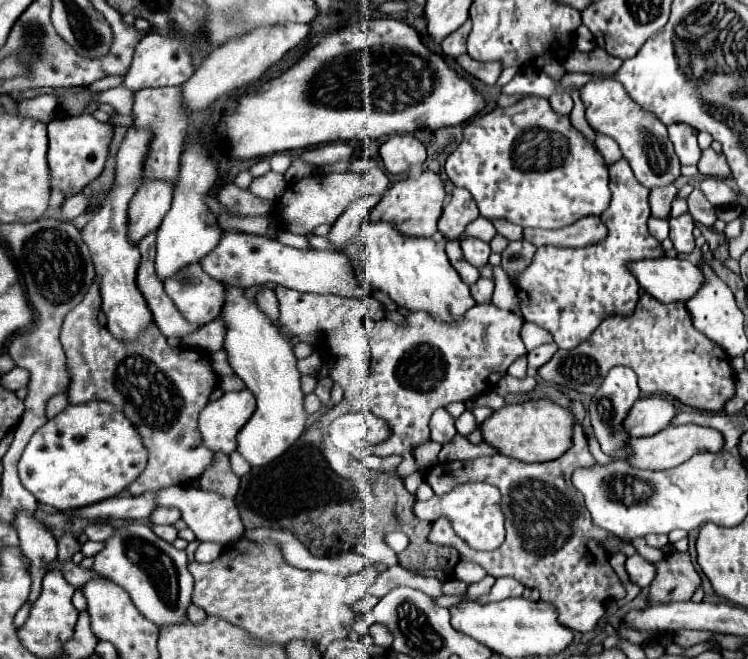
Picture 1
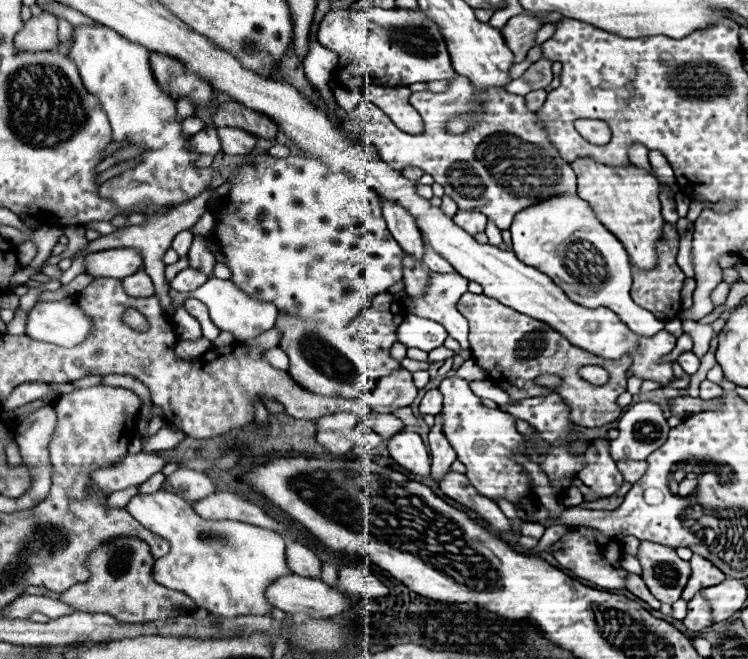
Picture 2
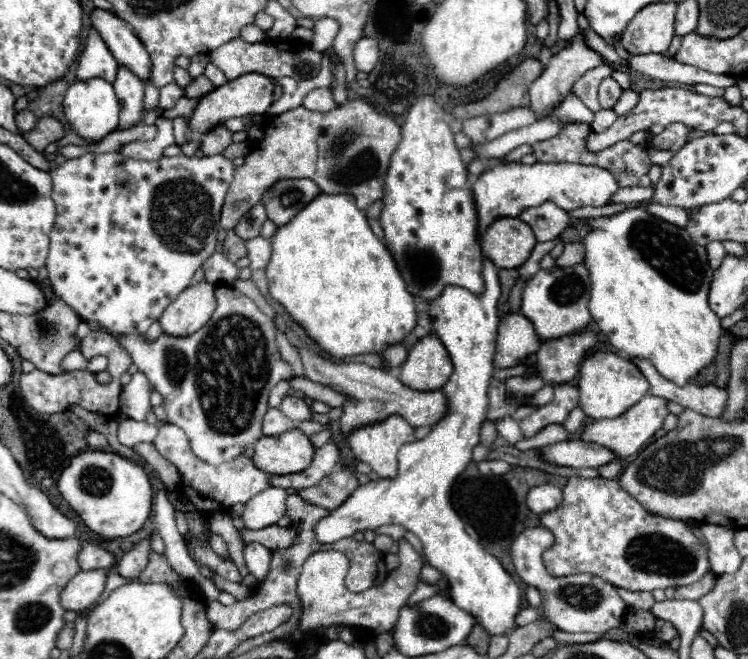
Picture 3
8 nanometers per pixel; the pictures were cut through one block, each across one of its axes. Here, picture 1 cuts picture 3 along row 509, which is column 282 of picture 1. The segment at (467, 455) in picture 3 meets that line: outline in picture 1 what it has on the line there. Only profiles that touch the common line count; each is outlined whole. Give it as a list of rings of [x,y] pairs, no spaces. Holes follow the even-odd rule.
[[[226,286],[226,304],[220,314],[226,322],[226,340],[224,340],[224,350],[228,352],[228,360],[232,370],[244,380],[246,388],[252,390],[252,394],[258,400],[258,408],[252,414],[252,418],[244,424],[244,428],[238,434],[238,452],[250,462],[250,466],[266,466],[280,454],[284,454],[304,432],[306,428],[306,412],[304,412],[304,392],[300,390],[300,372],[296,366],[296,356],[292,350],[292,344],[280,334],[278,326],[270,322],[256,306],[254,300],[248,300],[244,296],[244,290]]]

